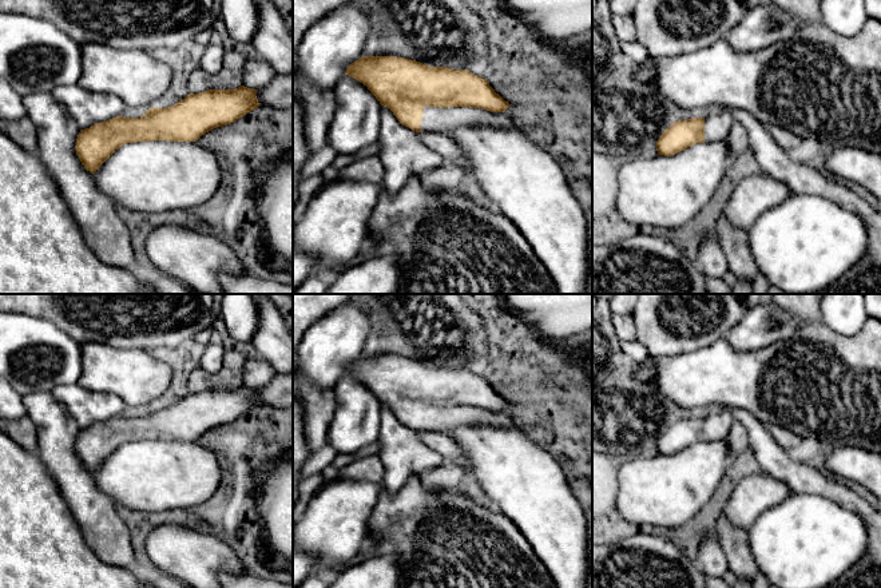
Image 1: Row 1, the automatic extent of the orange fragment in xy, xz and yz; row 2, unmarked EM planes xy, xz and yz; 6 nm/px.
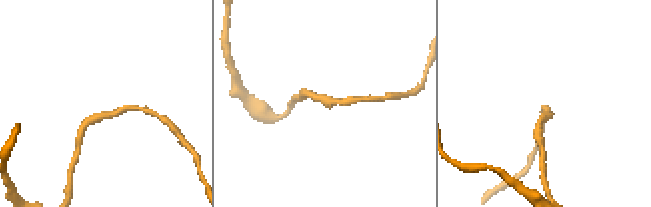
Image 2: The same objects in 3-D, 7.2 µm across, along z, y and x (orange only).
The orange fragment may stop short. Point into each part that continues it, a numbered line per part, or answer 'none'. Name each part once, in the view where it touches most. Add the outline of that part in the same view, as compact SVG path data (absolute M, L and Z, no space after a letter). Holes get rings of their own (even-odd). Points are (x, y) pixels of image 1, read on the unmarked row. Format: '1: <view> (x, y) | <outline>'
1: xz (443, 420) | M424 406L421 430L449 433L455 428L471 425L489 425L503 429L517 429L524 433L524 426L519 425L505 412L491 412L483 408L471 406Z

